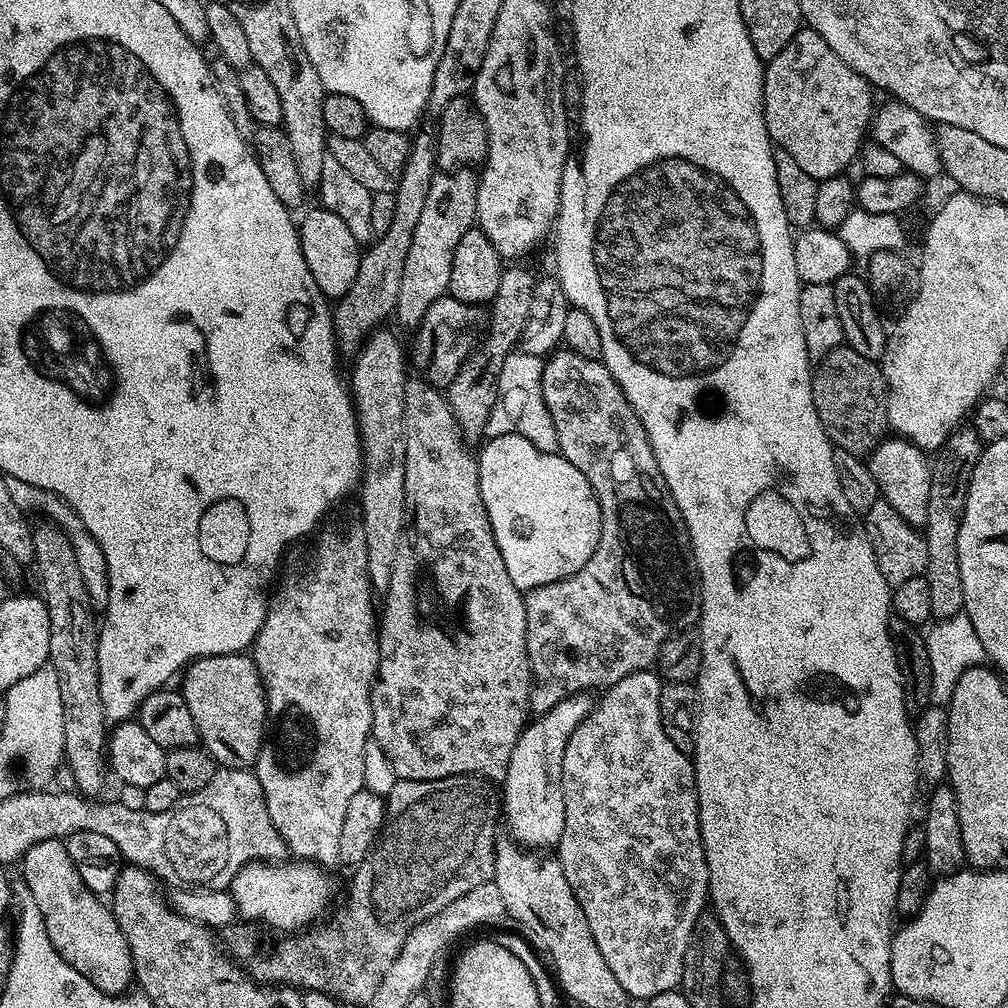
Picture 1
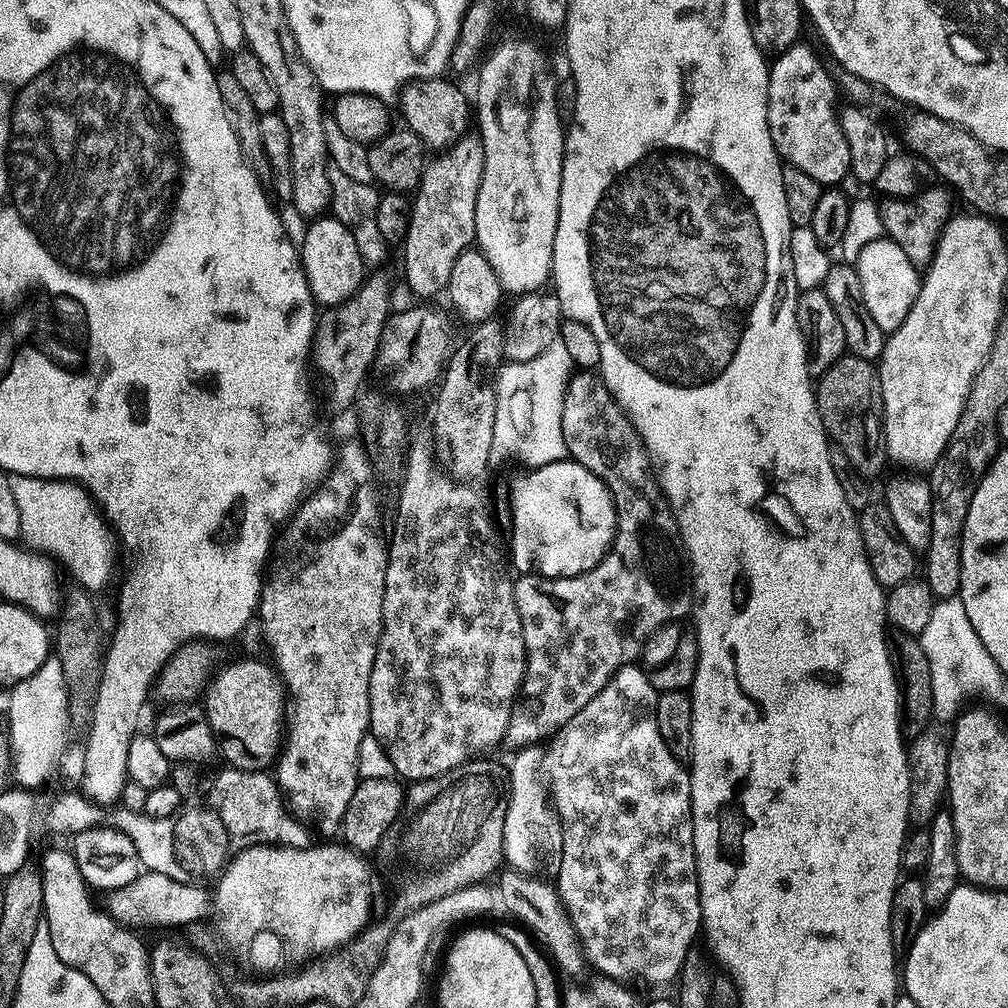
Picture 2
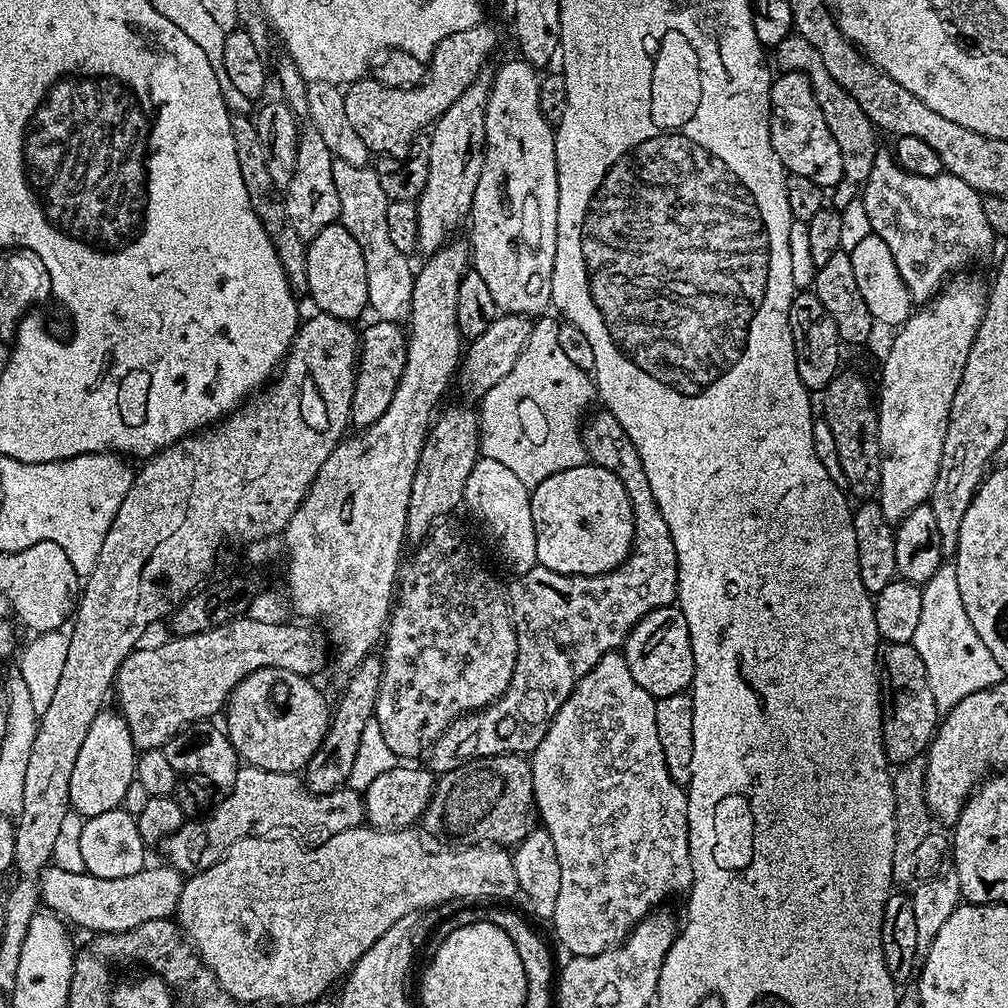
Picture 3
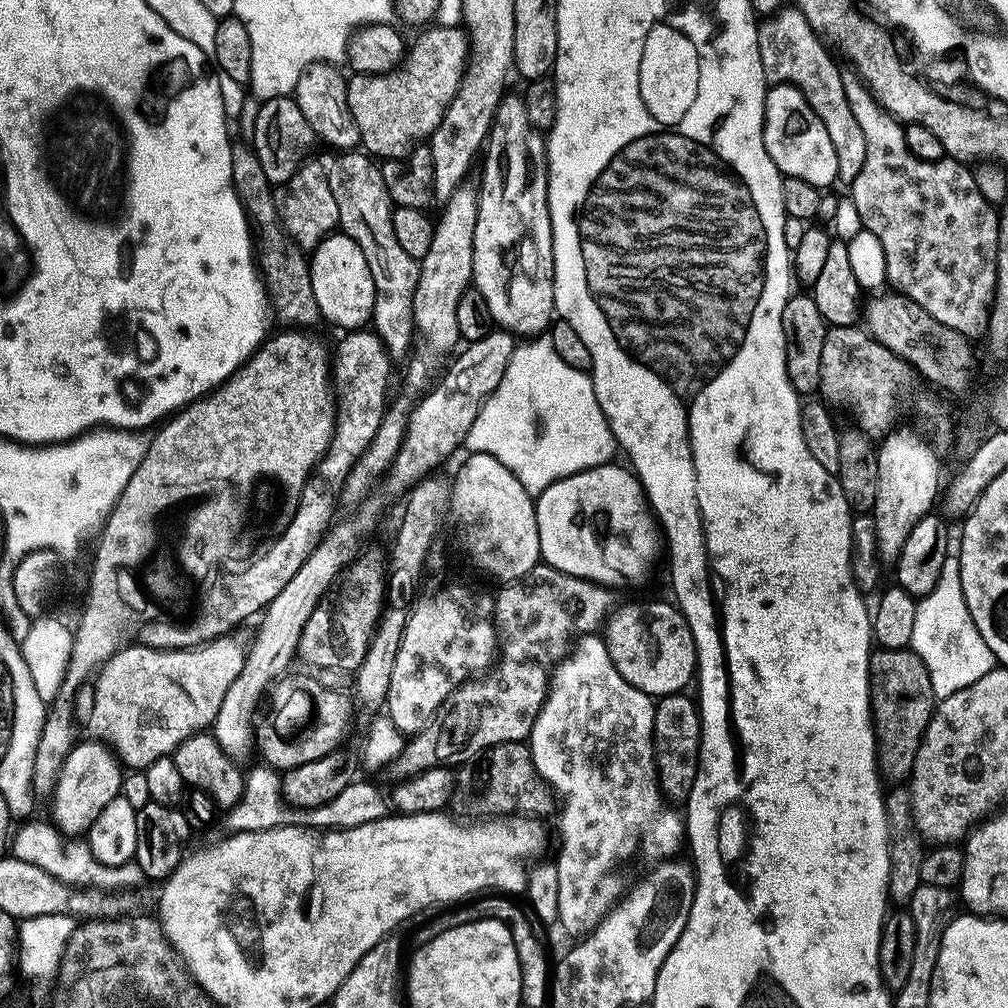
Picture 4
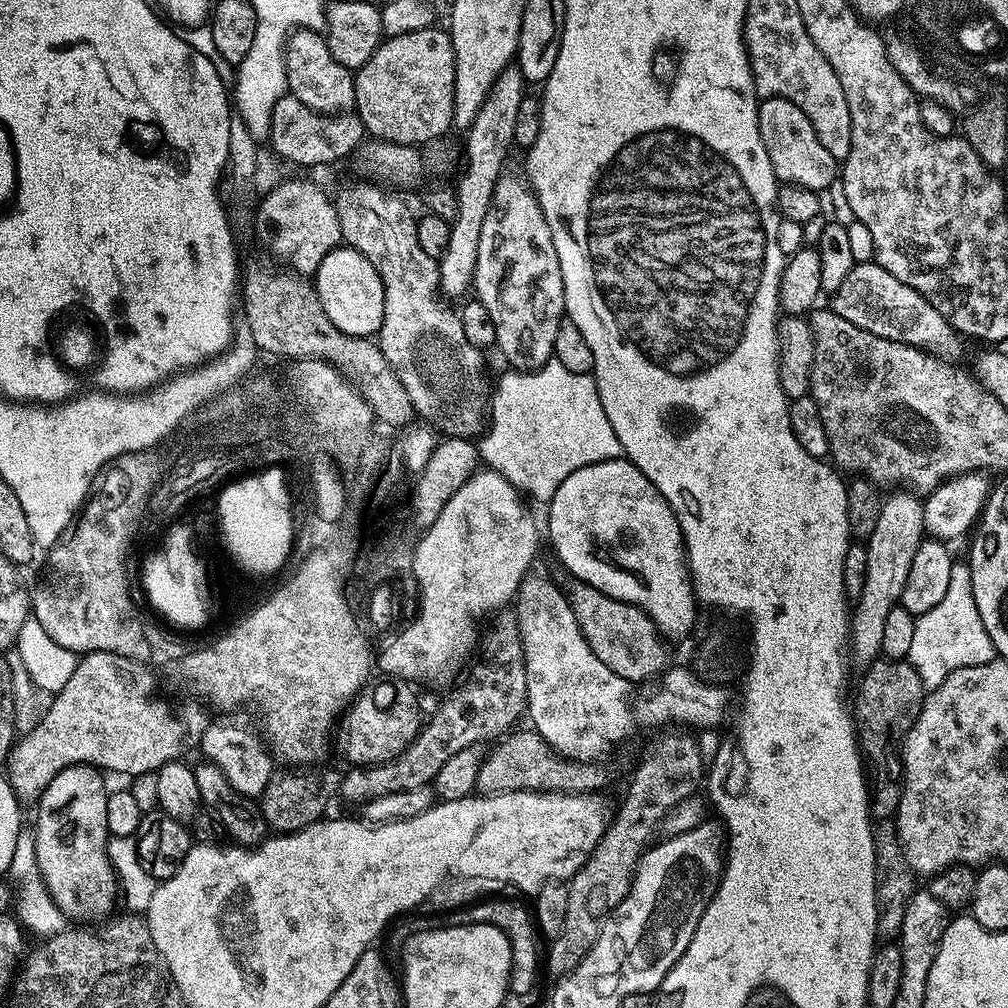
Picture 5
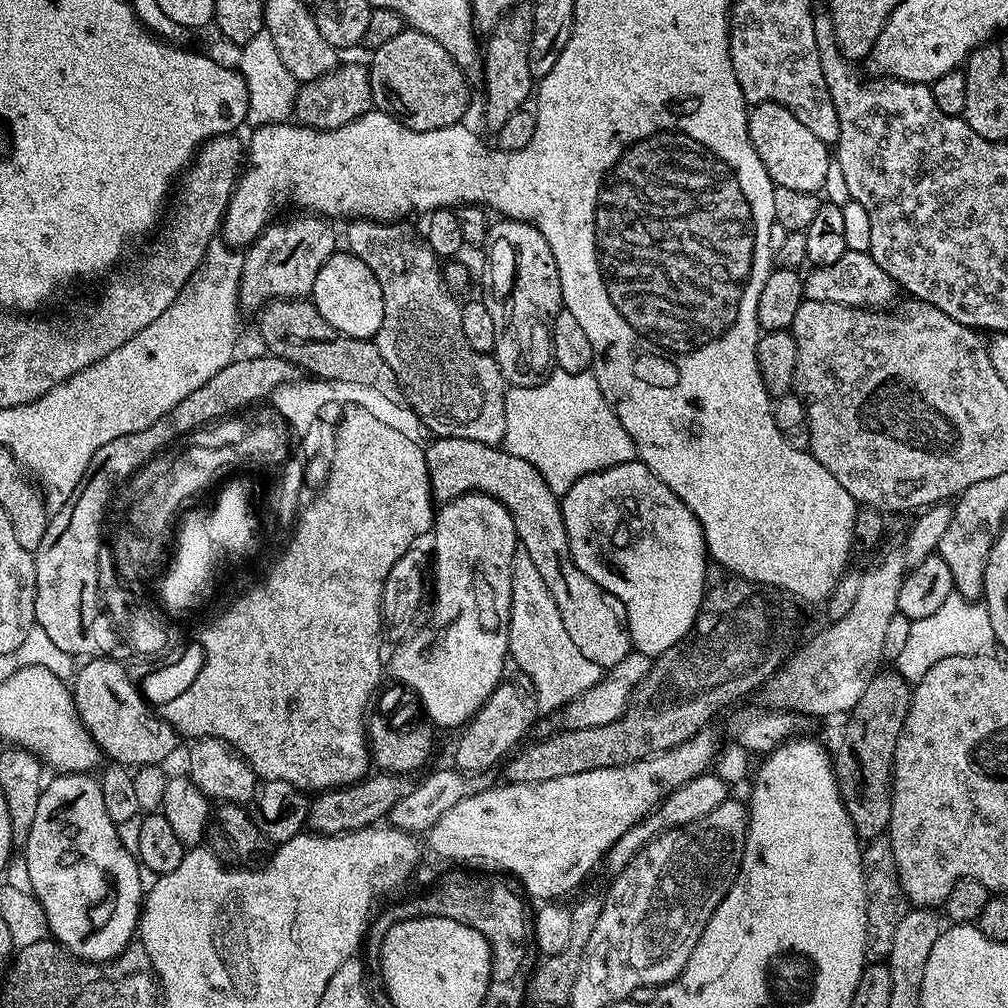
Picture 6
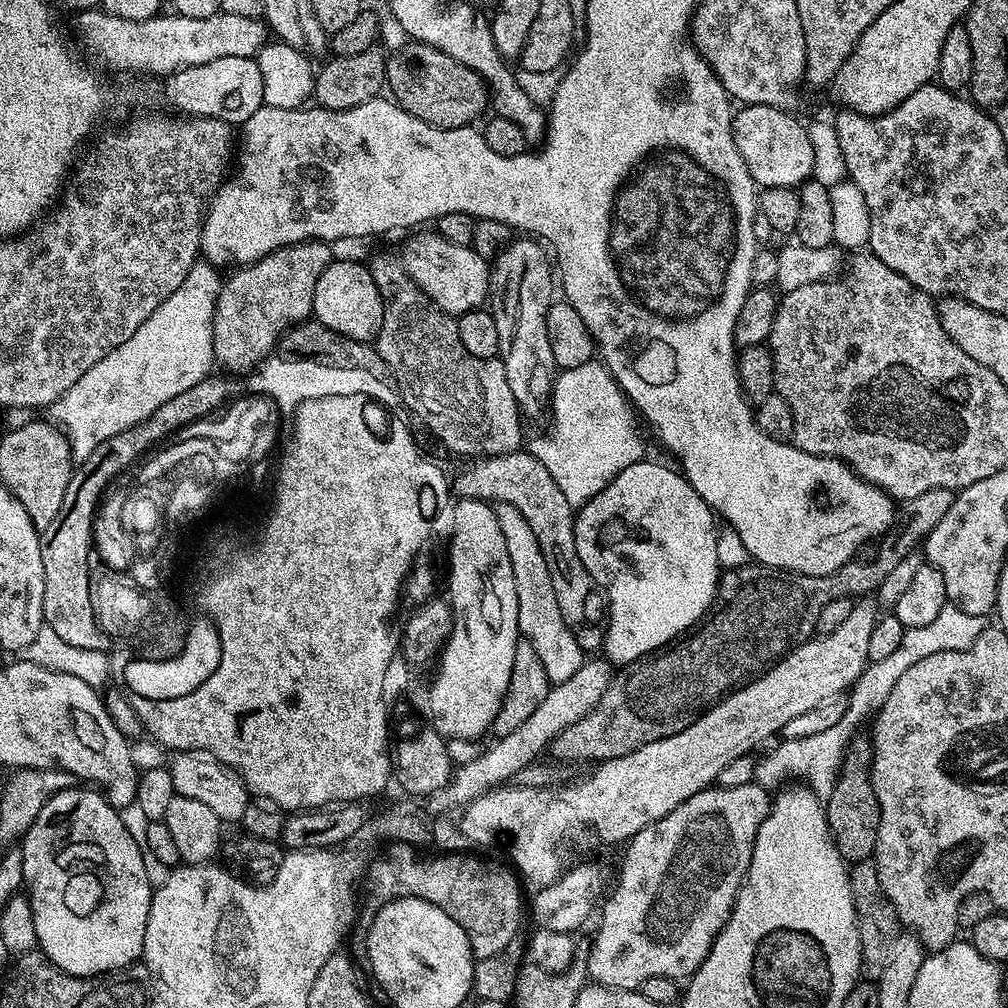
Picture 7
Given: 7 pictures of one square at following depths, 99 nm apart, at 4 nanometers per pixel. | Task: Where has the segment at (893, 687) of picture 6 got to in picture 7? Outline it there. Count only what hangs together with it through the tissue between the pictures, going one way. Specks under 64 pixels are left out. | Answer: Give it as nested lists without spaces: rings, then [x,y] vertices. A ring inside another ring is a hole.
[[[857,734],[845,750],[844,763],[836,780],[832,796],[826,800],[828,825],[834,842],[849,865],[872,860],[878,842],[880,807],[872,785],[872,741],[867,735]]]

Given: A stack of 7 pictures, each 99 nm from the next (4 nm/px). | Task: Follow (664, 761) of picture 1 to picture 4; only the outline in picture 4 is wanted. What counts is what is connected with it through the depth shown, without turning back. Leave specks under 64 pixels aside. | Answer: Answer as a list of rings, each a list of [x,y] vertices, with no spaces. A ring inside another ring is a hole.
[[[581,635],[552,670],[548,696],[532,727],[530,747],[538,774],[562,799],[560,853],[554,857],[554,863],[558,870],[558,924],[568,932],[587,933],[601,919],[602,912],[596,909],[600,887],[616,859],[630,851],[636,839],[640,839],[646,855],[660,856],[656,858],[673,857],[679,853],[676,851],[680,844],[682,848],[685,843],[686,824],[681,813],[679,816],[671,812],[660,802],[662,793],[656,778],[656,751],[652,741],[655,713],[653,697],[630,686],[618,674],[599,635]]]

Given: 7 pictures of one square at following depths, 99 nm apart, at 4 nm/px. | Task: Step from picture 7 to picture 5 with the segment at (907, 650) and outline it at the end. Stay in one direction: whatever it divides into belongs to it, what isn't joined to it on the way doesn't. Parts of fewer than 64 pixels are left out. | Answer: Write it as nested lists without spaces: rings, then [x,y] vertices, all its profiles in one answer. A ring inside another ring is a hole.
[[[953,563],[946,595],[934,610],[926,610],[926,614],[916,617],[914,642],[906,659],[918,670],[928,690],[942,686],[954,670],[982,666],[997,659],[994,642],[990,642],[990,634],[986,634],[986,626],[982,626],[982,614],[978,614],[978,606],[974,606],[974,586],[967,563]]]

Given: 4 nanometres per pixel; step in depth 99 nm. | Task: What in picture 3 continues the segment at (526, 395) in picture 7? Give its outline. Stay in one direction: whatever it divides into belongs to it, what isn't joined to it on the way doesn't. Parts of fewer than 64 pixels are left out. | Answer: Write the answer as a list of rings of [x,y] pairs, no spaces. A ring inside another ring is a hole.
[[[523,58],[508,60],[500,69],[495,69],[492,78],[492,89],[486,106],[486,138],[484,139],[484,165],[482,174],[478,178],[478,186],[474,190],[470,225],[472,224],[472,240],[470,239],[470,264],[475,272],[482,274],[482,279],[490,289],[497,309],[501,313],[513,312],[519,316],[535,317],[545,311],[544,307],[552,304],[552,275],[556,261],[556,235],[558,234],[558,170],[556,169],[556,133],[553,125],[542,114],[540,105],[540,77],[541,73]]]

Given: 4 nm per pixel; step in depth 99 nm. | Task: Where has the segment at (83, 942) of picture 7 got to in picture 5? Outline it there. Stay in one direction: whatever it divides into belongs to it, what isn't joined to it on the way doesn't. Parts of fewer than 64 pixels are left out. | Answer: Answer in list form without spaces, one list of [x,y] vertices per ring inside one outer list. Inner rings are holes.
[[[91,764],[63,768],[48,783],[35,809],[38,870],[42,870],[56,907],[63,910],[69,921],[84,926],[95,925],[92,924],[95,920],[107,921],[113,915],[118,894],[117,874],[107,854],[106,810],[110,788],[104,785],[103,778],[101,769]]]

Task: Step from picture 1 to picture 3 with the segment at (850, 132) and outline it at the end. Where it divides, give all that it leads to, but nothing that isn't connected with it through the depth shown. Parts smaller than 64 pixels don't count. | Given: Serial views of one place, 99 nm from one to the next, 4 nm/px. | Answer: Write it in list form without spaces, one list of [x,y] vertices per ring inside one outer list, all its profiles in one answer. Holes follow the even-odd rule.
[[[780,72],[772,82],[770,106],[770,142],[785,169],[791,175],[818,182],[820,188],[833,189],[844,178],[842,150],[838,142],[834,142],[830,126],[826,126],[826,118],[818,106],[818,98],[808,77],[802,72]]]

